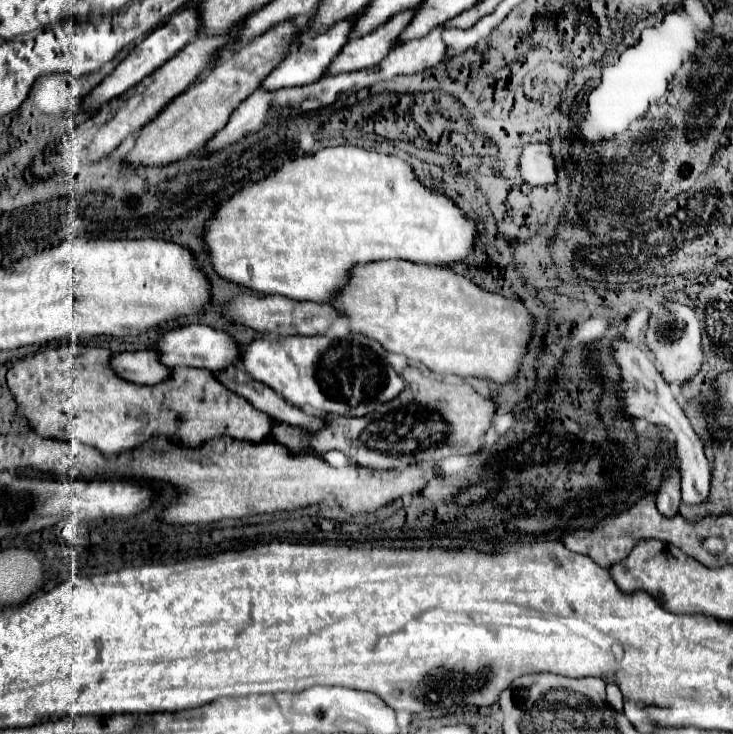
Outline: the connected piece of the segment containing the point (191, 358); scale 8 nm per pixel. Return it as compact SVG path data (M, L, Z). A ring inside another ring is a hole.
M191 323L187 327L179 327L179 329L169 329L159 339L157 347L161 353L161 361L169 367L177 367L177 365L203 367L213 373L221 373L223 369L227 369L227 365L237 365L241 359L241 353L243 353L237 339L233 339L225 331L217 331L207 325L199 325L199 323Z

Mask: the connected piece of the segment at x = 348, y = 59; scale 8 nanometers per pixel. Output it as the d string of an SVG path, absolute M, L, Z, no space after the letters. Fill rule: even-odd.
M415 9L403 11L395 17L391 17L377 31L373 31L365 37L359 37L355 41L349 41L347 49L343 49L343 53L339 53L339 57L335 57L335 61L331 61L331 69L327 69L327 73L323 73L323 77L335 75L335 73L359 71L359 69L377 65L395 47L399 33L407 27L407 23L411 21L413 15L415 15Z

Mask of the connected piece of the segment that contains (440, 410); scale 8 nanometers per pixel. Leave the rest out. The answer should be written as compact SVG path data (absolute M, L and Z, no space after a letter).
M407 373L405 375L405 389L403 393L389 401L379 405L371 415L365 417L355 417L349 421L349 417L335 417L333 421L329 421L327 429L323 429L317 435L309 435L301 429L295 429L291 425L283 425L283 423L275 423L273 427L273 437L287 445L291 451L295 449L295 453L305 453L309 447L315 447L319 453L327 453L331 449L339 449L347 455L347 459L351 459L351 463L357 465L365 465L371 469L395 469L395 467L405 467L405 465L415 465L415 463L423 463L423 461L441 461L445 457L453 457L453 455L471 455L483 449L483 437L485 433L493 427L493 417L497 411L497 403L491 399L483 399L469 383L445 383L445 381L431 381L427 377L421 377L421 381L417 379L417 373Z

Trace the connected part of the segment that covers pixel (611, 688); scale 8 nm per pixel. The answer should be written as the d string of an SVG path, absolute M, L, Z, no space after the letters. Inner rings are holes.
M607 683L607 701L617 709L623 711L623 695L615 683Z

